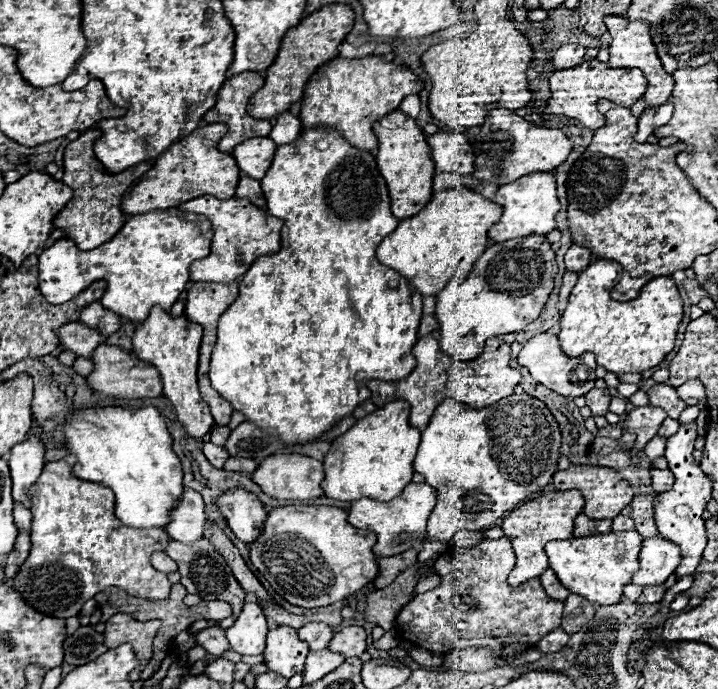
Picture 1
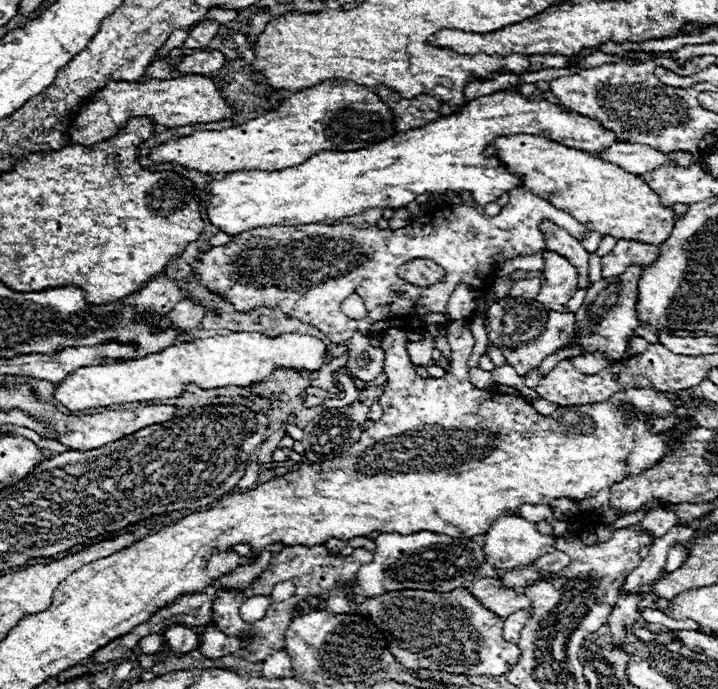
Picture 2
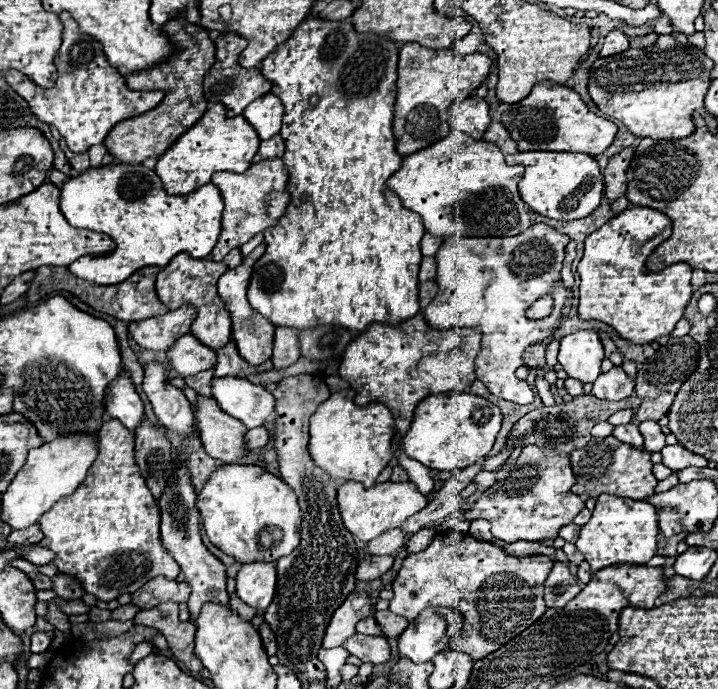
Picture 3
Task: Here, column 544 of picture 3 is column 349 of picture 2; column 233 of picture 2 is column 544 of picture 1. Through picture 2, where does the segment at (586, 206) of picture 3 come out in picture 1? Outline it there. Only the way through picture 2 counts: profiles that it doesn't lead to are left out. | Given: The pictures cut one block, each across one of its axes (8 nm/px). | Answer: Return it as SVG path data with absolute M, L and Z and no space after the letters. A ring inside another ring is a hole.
M534 172L500 186L500 190L494 196L494 202L504 208L504 214L500 222L488 230L488 238L492 242L506 242L512 238L524 238L532 234L544 236L556 228L554 216L560 210L560 202L556 198L556 180L548 172Z

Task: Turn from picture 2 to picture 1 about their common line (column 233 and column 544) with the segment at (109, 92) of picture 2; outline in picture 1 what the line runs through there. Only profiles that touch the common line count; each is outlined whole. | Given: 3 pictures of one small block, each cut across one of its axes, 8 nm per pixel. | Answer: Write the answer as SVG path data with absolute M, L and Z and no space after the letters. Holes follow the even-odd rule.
M590 60L590 62L584 62L584 64L574 66L574 68L556 70L550 76L550 92L552 92L552 98L548 100L548 106L546 106L544 114L574 118L582 126L596 130L606 122L604 116L596 110L596 102L600 98L606 98L606 100L610 100L610 102L614 102L618 106L630 108L646 92L646 78L638 68L612 70L604 62ZM580 68L584 68L584 70L580 70Z

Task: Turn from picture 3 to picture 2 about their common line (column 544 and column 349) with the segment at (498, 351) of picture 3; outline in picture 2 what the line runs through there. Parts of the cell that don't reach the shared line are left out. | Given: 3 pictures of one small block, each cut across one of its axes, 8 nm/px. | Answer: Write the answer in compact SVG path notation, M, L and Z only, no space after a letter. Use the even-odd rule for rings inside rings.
M516 188L510 190L510 202L502 208L498 216L484 216L468 206L450 206L446 210L430 212L428 216L410 220L408 226L400 230L380 230L376 226L360 230L352 224L336 224L336 226L324 226L324 224L306 224L306 226L268 226L268 228L256 228L242 234L236 234L232 242L226 246L216 246L210 252L204 254L202 260L194 262L194 268L198 272L198 282L210 288L212 292L222 292L236 310L250 312L260 306L278 306L288 316L298 318L304 324L312 324L318 330L322 330L328 340L332 342L346 342L352 338L354 330L360 330L362 334L384 334L388 328L408 330L408 322L416 314L426 312L444 312L446 314L446 302L450 294L454 292L458 282L466 282L472 288L486 288L486 280L492 278L494 266L516 258L516 256L528 256L544 250L544 236L538 230L540 220L548 218L556 226L568 230L574 238L582 238L588 228L580 222L576 222L570 214L564 214L564 210L558 210L548 200ZM414 258L428 258L434 260L438 266L444 268L444 278L432 286L420 288L410 282L404 282L398 278L396 270L408 260ZM402 288L406 292L404 298L396 296L396 290ZM352 292L360 294L366 306L366 316L362 320L352 320L344 316L340 310L340 304L344 298L348 298Z

